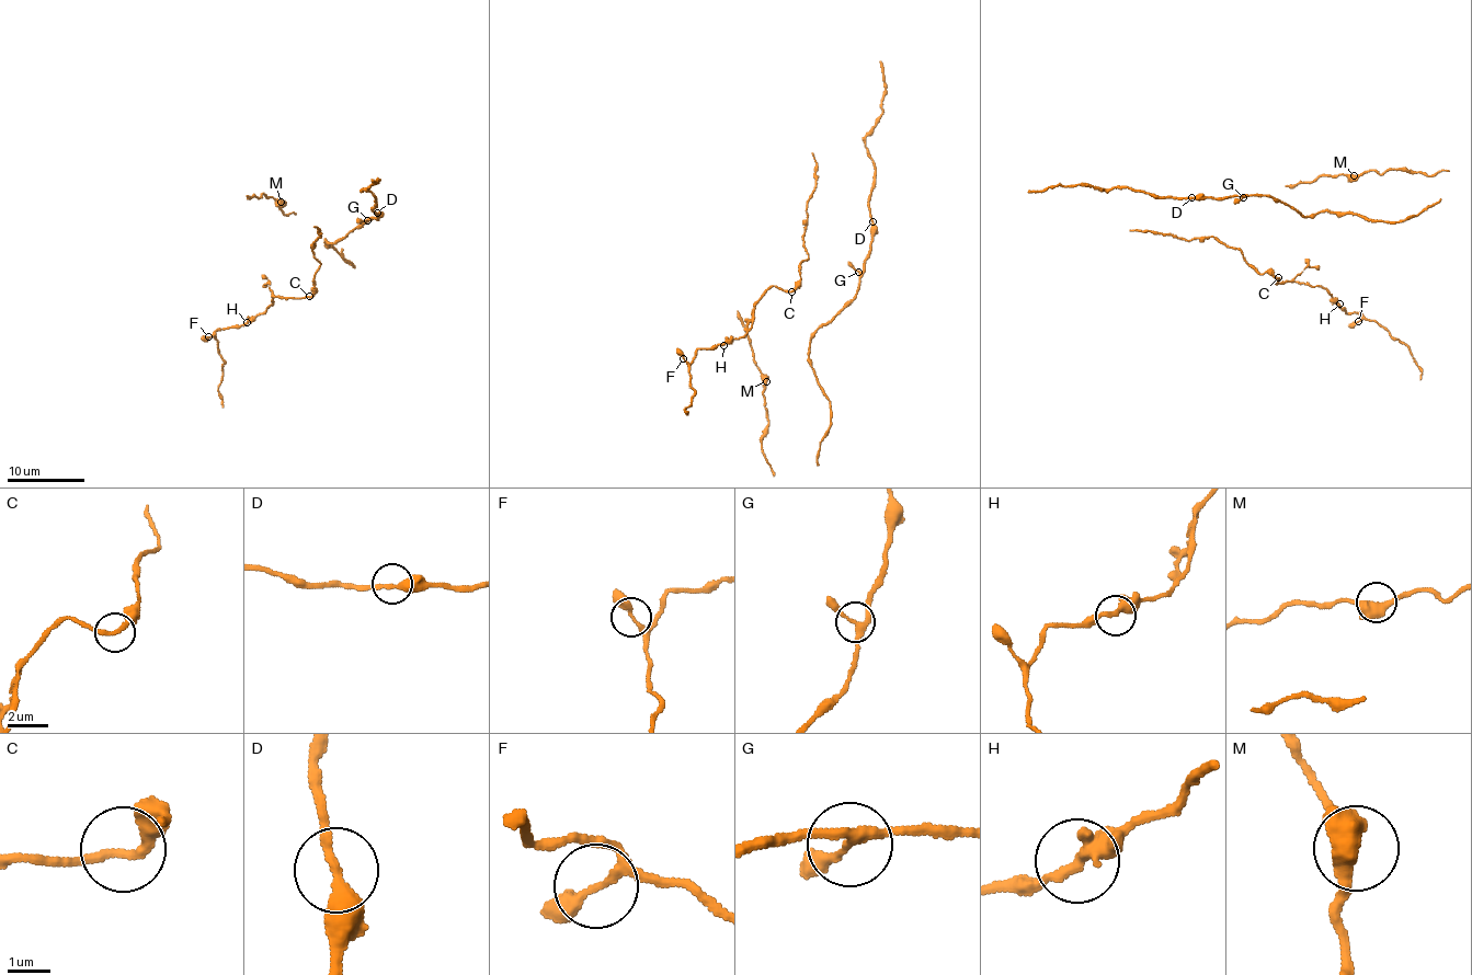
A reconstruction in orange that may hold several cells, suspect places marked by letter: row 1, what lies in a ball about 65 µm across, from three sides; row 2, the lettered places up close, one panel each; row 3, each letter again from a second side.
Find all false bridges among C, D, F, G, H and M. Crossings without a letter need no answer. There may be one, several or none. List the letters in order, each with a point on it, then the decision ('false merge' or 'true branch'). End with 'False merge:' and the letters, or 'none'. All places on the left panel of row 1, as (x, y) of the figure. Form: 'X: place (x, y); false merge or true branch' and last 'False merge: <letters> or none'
C: place (309, 296); true branch
D: place (377, 213); true branch
F: place (208, 336); true branch
G: place (367, 220); true branch
H: place (247, 322); true branch
M: place (281, 202); true branch
False merge: none

